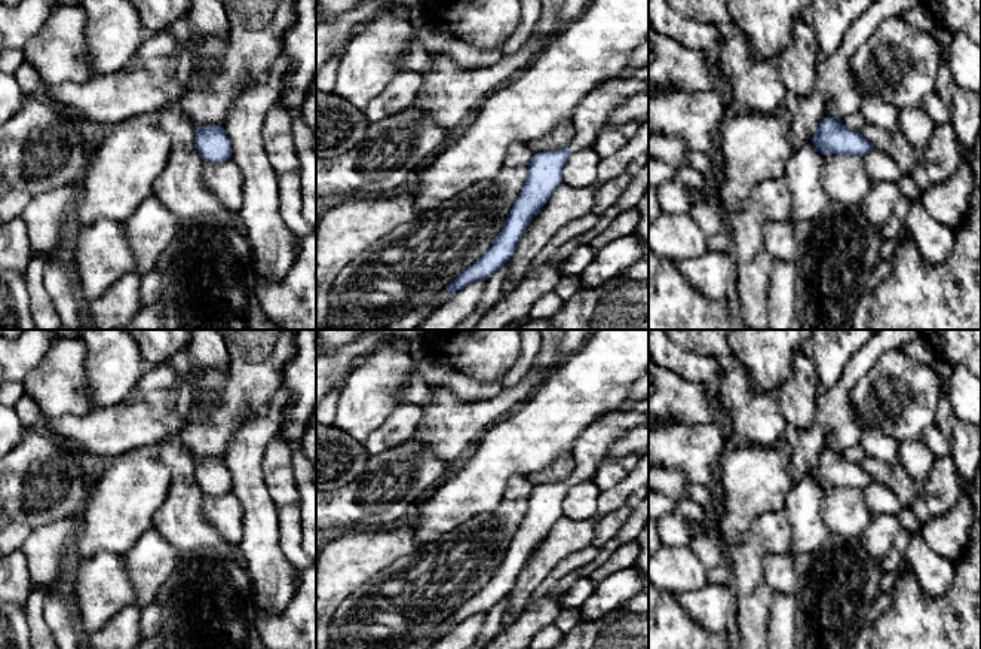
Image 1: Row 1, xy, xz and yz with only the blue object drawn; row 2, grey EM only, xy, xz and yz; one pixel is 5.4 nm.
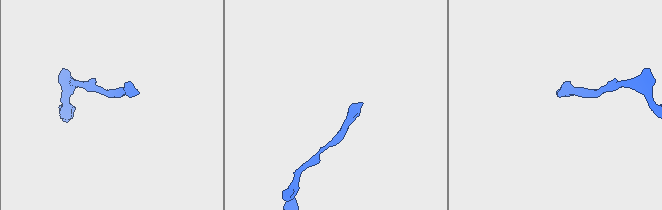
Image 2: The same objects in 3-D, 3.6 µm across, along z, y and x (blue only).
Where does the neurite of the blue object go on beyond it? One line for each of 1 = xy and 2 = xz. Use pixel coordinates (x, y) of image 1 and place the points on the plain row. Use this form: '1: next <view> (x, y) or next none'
1: next none
2: next xz (606, 429)

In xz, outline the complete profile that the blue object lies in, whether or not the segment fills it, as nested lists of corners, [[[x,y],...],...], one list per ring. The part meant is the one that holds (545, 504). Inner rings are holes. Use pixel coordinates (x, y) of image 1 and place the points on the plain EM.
[[[608,410],[598,414],[579,434],[571,449],[574,459],[571,478],[552,484],[534,486],[527,499],[527,512],[508,547],[502,564],[478,594],[445,618],[448,625],[454,627],[467,616],[479,612],[487,613],[499,600],[511,593],[531,551],[562,515],[562,502],[570,487],[592,480],[606,453],[625,434],[634,431],[647,420],[647,413]]]

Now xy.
[[[205,457],[196,462],[194,481],[203,495],[217,496],[232,490],[233,481],[220,457]]]

